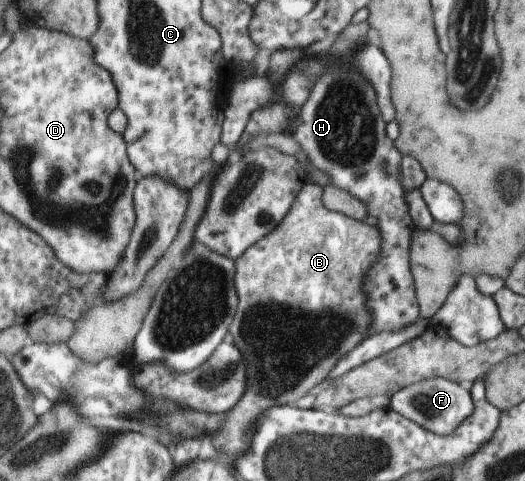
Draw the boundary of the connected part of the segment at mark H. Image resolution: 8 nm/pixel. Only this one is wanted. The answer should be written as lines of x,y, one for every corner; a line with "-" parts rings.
352,22
347,28
343,29
342,33
337,35
337,39
333,41
333,45
331,45
330,51
330,66
326,67
326,74
323,74
318,81
313,83
313,89
311,89
311,95
303,105
301,109
300,119
301,122
298,123
297,129
294,131
294,139
298,141
298,143
302,147
303,153
305,153
306,157
313,163
314,167
317,167
319,170
323,172
327,172
330,176
330,183
345,192
348,192
351,196
357,197
368,210
368,215
377,217
378,229
379,232
382,233
382,254
380,255
380,259
378,262
374,264
368,271
366,275
366,279
364,280
363,290
367,293
368,303
370,304
370,311
372,312
372,325
368,330
367,337
371,337
374,334
380,332
393,332
402,330
406,326
410,326
411,324
415,324
419,317
421,317
421,309
418,307
418,297
417,297
417,285
414,283
414,275
413,270
410,264
410,247
411,241
413,239
413,232
415,231
416,225
414,224
413,217
410,215
409,207
405,201
405,190
402,185
401,180
401,171
400,164
402,163
402,153
398,151
397,145
394,144
394,141
387,136
386,133
386,121
383,120
381,116
378,104
377,104
377,95
376,90
371,82
368,82
364,75
360,73
357,68
354,68
350,63
349,59
354,57
356,52
359,52
367,43
368,43
368,30
370,26
367,22

